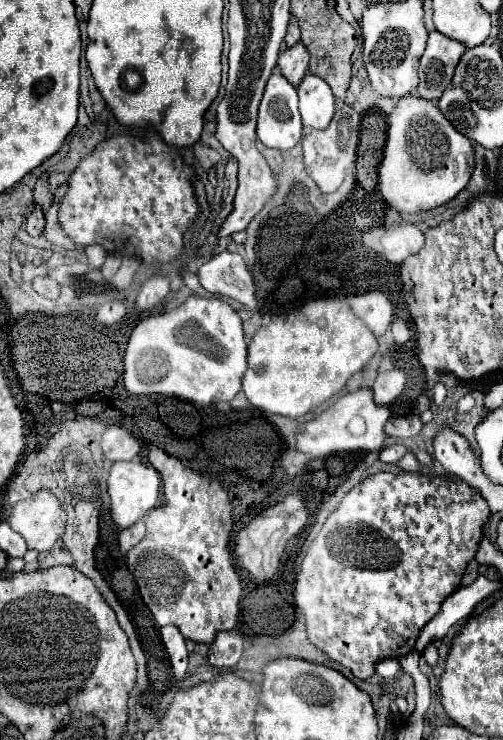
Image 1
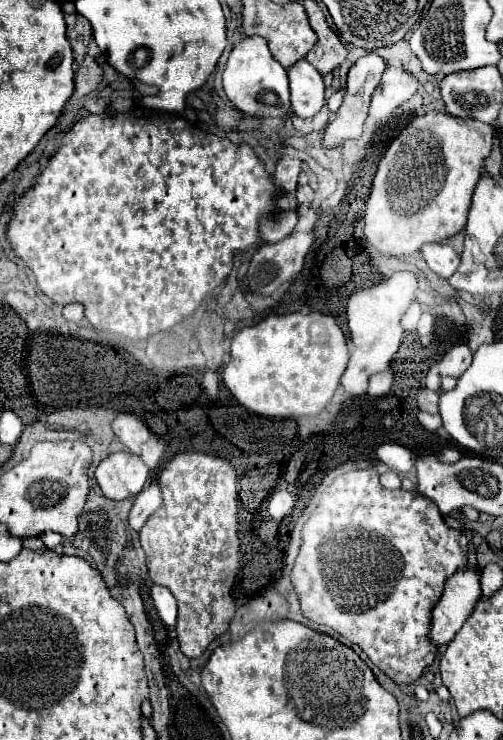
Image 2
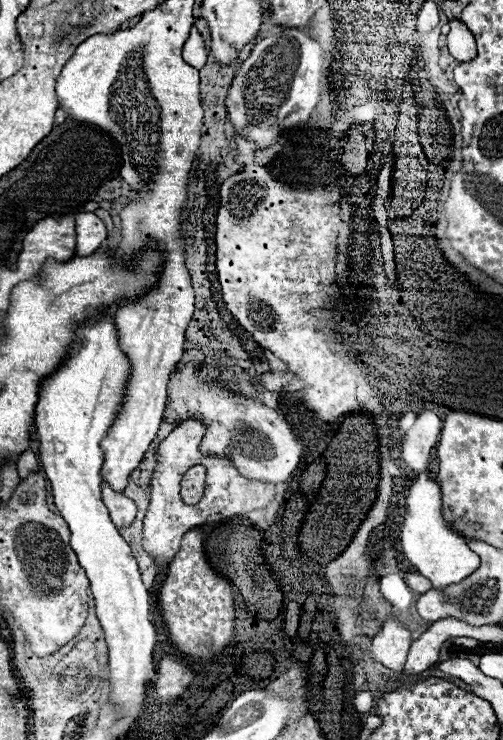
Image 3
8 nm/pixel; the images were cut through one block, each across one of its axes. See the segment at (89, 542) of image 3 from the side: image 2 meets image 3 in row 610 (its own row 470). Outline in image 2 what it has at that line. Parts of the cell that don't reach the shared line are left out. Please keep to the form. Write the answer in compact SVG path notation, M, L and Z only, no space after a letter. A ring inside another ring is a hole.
M130 452L110 454L96 468L96 482L110 500L126 500L136 496L150 476L140 456Z

